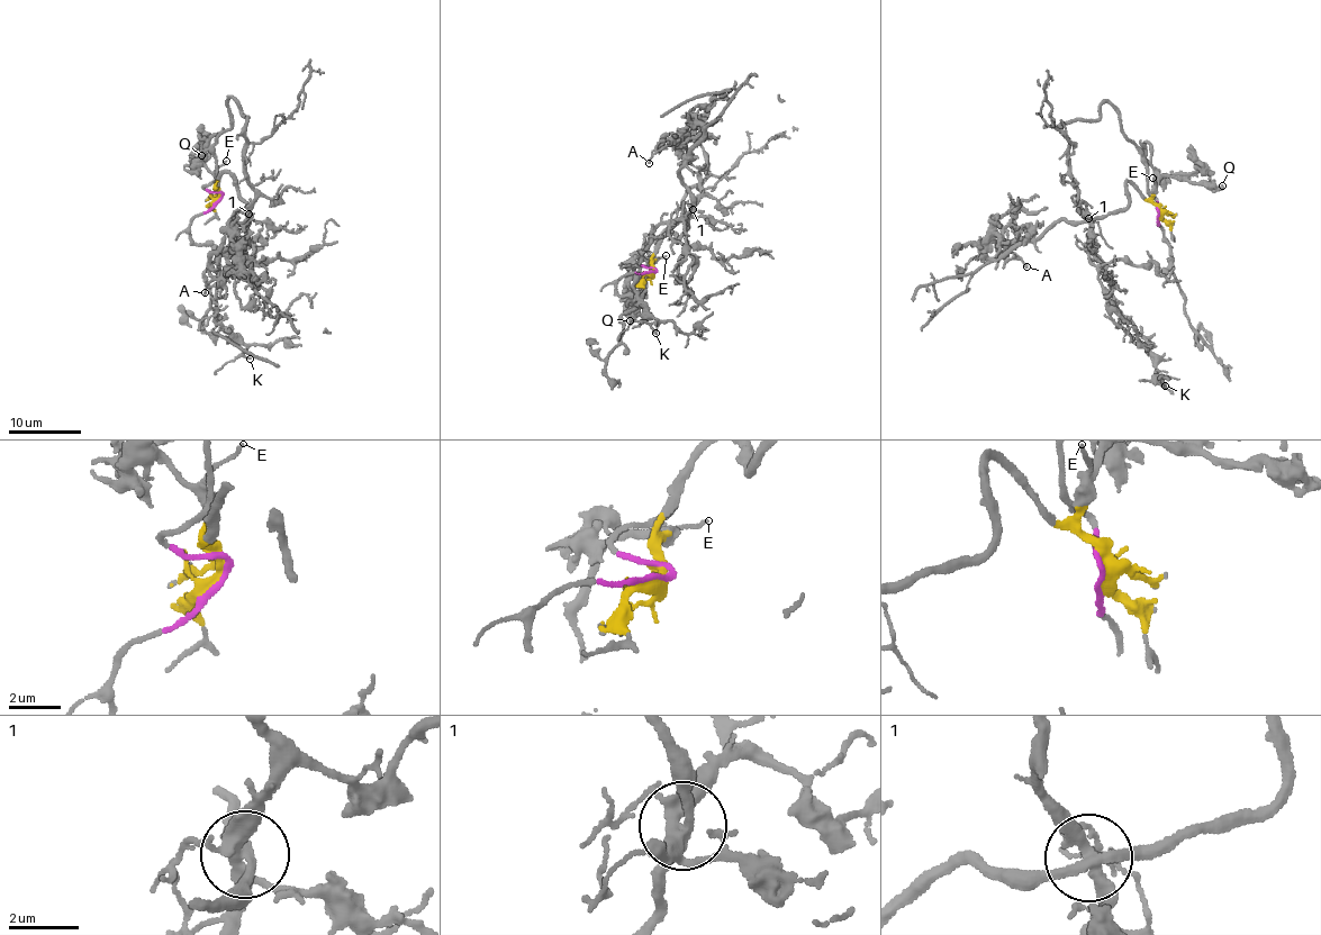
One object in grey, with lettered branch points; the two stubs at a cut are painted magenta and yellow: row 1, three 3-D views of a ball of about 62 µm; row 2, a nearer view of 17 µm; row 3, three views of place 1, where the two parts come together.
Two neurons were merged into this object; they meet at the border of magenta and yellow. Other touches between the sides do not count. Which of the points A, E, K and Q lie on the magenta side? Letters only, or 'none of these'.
K

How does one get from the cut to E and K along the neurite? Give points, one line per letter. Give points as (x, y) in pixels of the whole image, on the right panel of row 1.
E: (1159, 215), (1159, 208), (1152, 200), (1152, 176)
K: (1159, 215), (1121, 114), (1103, 102), (1098, 119), (1069, 120), (1060, 134), (1088, 251), (1165, 387)

